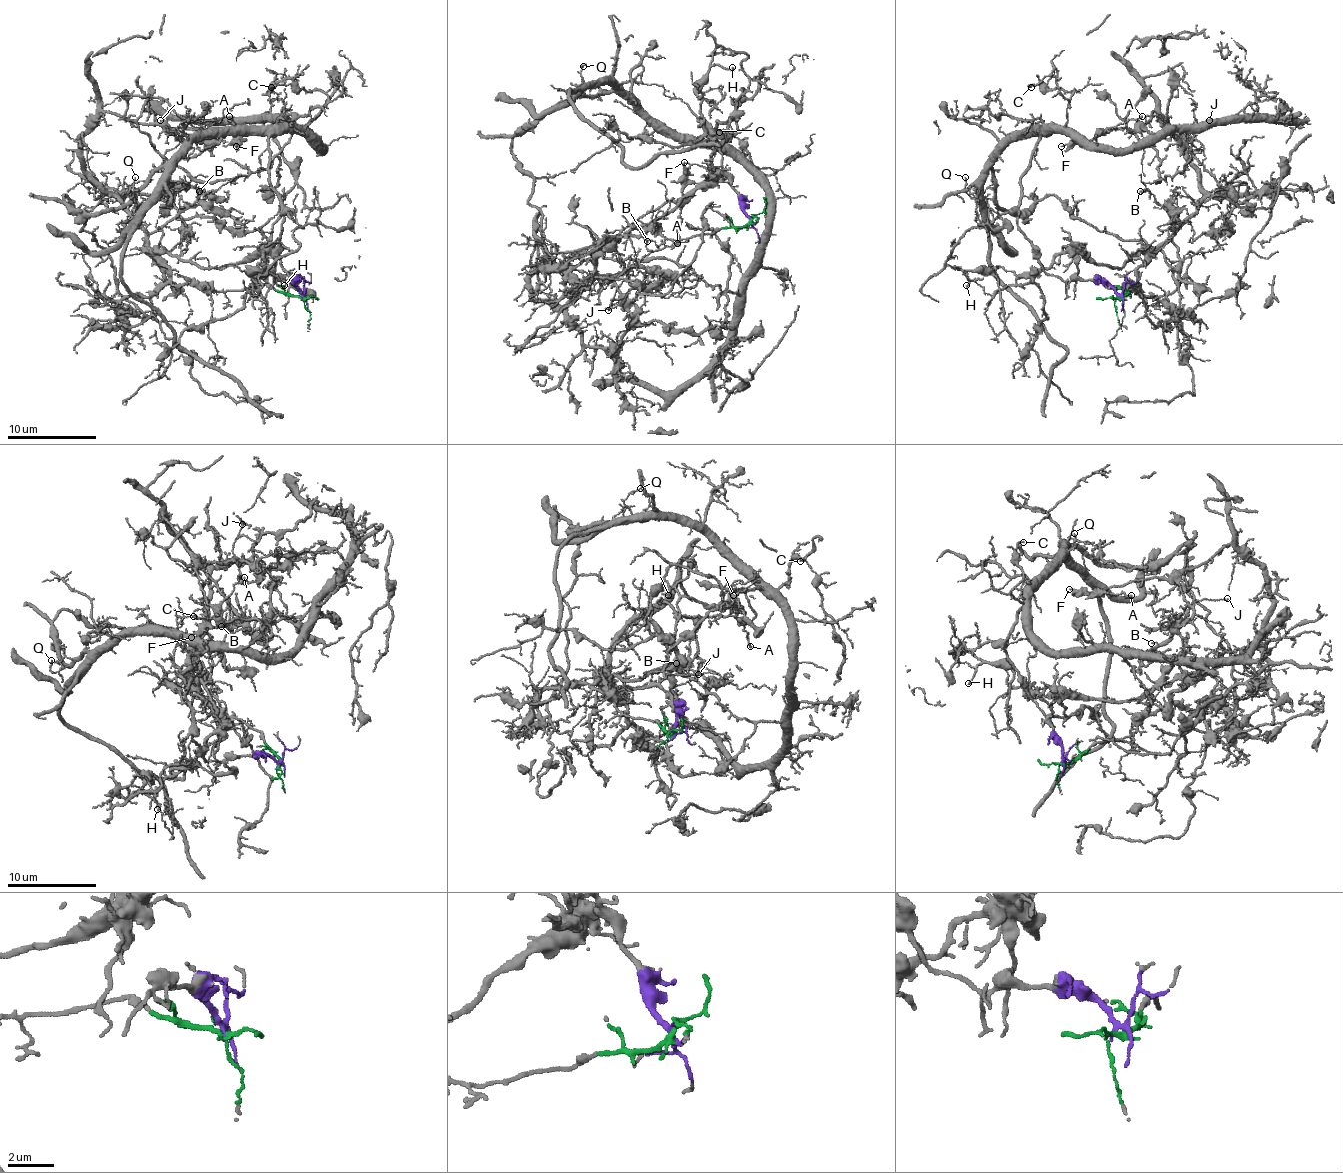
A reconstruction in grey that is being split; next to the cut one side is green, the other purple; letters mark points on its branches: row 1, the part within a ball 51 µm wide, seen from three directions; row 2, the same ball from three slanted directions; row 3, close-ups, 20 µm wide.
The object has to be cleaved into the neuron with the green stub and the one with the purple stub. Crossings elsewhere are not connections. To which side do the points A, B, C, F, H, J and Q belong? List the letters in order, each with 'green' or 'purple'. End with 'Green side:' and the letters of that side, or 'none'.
A: green
B: green
C: purple
F: green
H: purple
J: green
Q: purple
Green side: A, B, F, J

